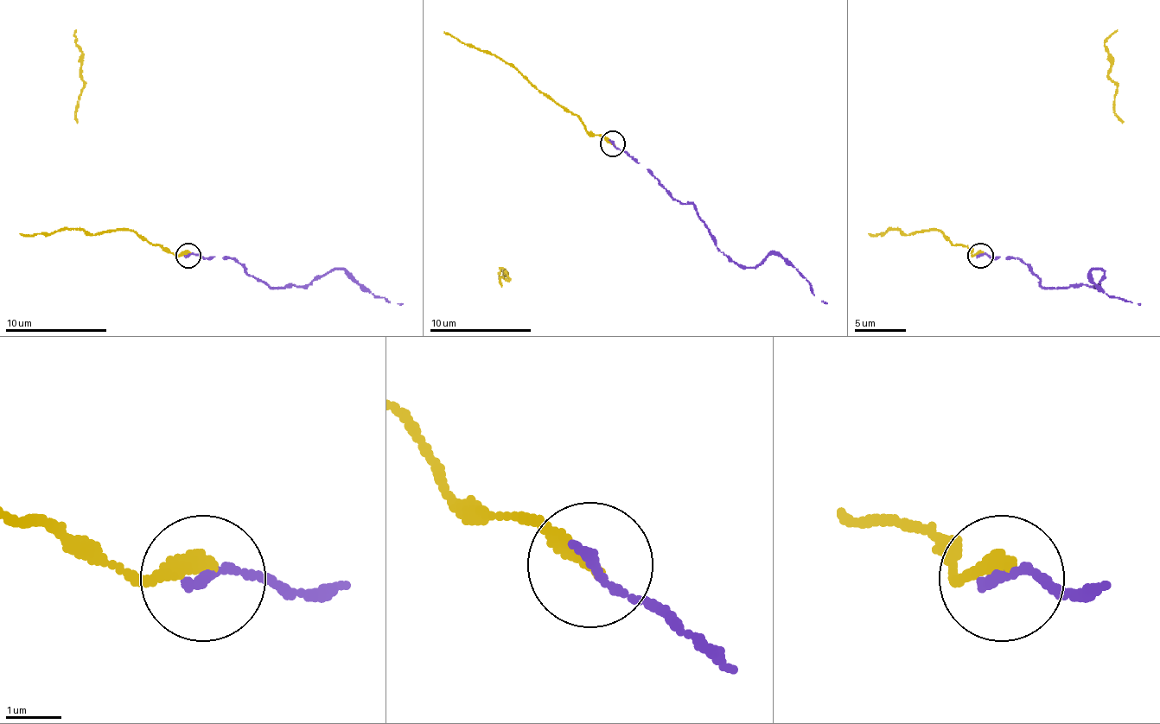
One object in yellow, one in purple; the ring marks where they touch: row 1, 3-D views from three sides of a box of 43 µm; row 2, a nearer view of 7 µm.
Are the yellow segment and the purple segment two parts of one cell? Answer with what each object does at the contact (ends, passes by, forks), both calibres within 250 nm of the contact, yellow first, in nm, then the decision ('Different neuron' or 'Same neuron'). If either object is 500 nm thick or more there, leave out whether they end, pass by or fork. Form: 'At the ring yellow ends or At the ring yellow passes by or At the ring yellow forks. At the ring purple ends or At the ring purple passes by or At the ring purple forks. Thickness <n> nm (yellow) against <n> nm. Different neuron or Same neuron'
At the ring yellow ends. At the ring purple ends. Thickness 260 nm (yellow) against 190 nm. Same neuron

